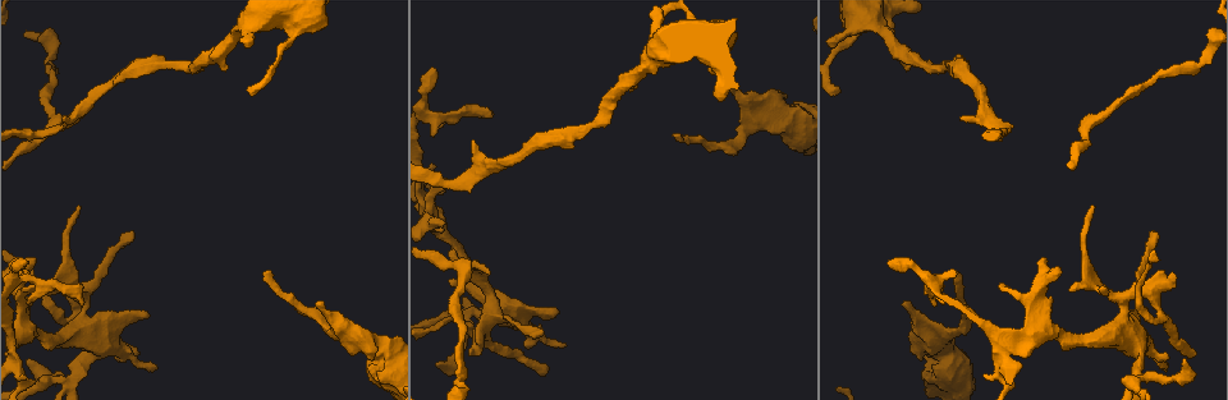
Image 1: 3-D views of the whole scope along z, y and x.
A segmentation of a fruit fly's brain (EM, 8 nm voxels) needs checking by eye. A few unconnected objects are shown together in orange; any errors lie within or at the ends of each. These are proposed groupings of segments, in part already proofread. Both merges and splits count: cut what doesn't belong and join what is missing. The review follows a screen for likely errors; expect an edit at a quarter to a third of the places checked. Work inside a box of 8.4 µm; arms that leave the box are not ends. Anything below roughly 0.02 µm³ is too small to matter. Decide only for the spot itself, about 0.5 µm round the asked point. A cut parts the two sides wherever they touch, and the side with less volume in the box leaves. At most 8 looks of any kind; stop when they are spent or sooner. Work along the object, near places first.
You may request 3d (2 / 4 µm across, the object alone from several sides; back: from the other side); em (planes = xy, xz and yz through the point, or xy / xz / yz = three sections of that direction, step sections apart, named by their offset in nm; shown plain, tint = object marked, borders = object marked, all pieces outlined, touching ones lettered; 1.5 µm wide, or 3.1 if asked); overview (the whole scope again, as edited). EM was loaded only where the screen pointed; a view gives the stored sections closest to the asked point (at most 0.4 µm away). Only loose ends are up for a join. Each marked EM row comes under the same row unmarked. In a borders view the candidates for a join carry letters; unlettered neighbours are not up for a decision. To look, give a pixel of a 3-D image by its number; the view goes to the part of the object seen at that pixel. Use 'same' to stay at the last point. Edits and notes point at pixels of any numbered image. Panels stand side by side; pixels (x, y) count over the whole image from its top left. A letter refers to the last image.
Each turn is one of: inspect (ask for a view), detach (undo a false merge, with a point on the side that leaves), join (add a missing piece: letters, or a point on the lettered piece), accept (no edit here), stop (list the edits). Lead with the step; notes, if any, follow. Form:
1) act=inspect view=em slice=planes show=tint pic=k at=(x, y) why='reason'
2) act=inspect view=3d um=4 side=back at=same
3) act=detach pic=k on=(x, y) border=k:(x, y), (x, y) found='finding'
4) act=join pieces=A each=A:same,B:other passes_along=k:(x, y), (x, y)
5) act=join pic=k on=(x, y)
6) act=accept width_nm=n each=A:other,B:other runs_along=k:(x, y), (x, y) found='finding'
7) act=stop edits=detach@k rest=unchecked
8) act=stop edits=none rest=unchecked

act=inspect view=em slice=xz step=4 show=borders pic=1 at=(888, 260) why='free end'

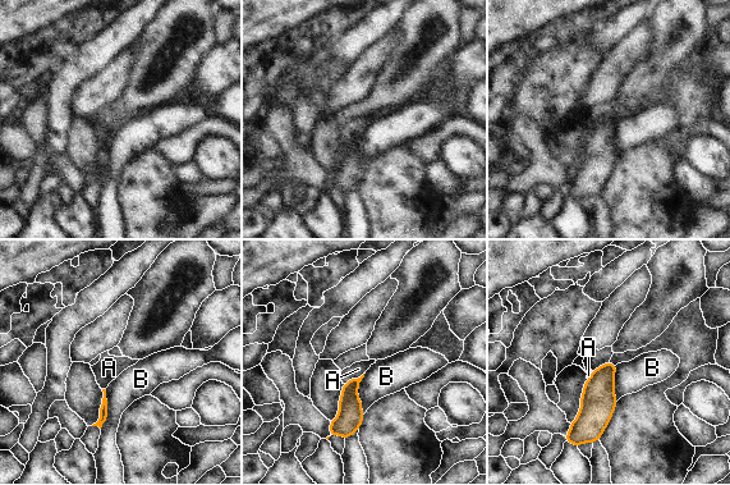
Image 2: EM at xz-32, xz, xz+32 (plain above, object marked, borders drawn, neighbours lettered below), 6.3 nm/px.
act=inspect view=em slice=planes show=borders at=same

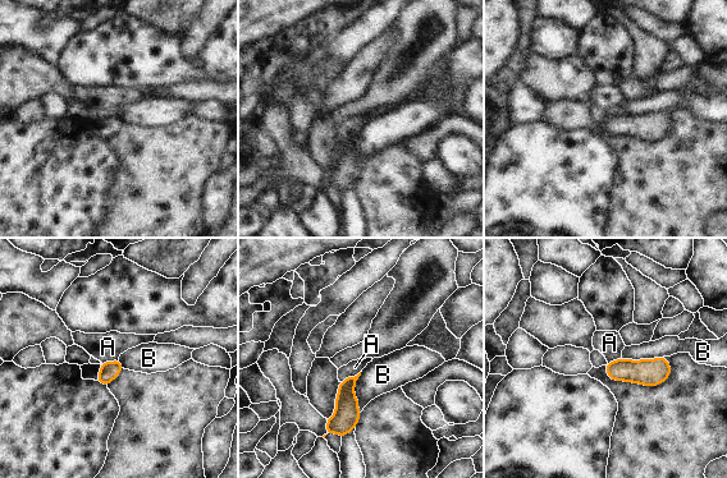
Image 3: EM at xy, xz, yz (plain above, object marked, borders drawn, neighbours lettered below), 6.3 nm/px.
act=accept each=A:other,B:other border=3:(360, 371), (341, 382) found='none of them fits'

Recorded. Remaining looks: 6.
act=inspect view=3d um=4 pic=1 at=(961, 326)

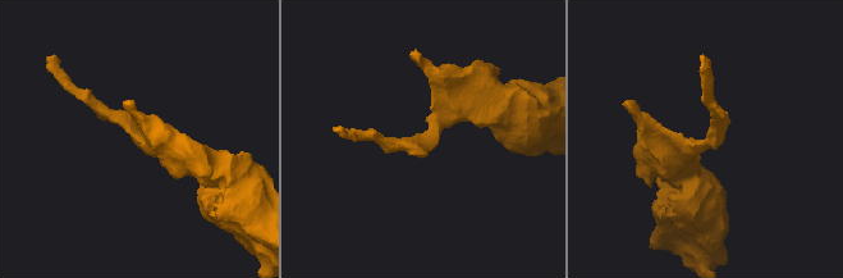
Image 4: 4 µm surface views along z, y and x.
act=inspect view=em um=3.1 slice=planes show=borders pic=4 at=(138, 142) arm_widths_nm=170,420 why='need the tissue'

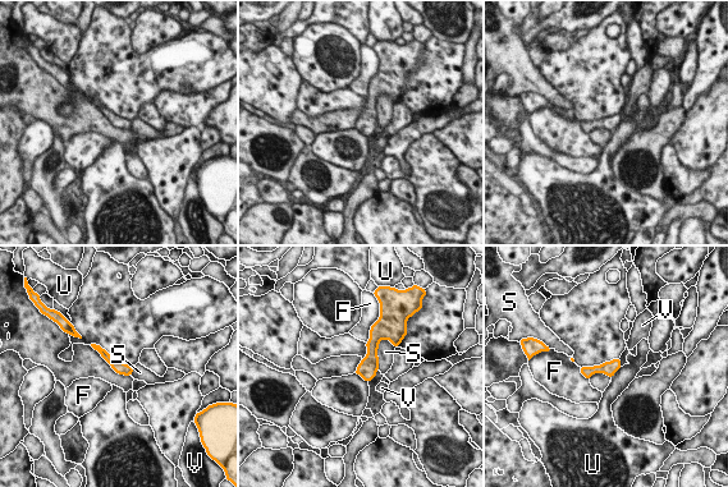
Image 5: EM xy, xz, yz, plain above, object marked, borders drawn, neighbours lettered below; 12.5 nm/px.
act=accept width_nm=160 each=F:other,S:other,U:other,V:other border=5:(355, 373), (358, 373), (367, 382) found='all the same cell'

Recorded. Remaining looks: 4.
act=inspect view=em slice=planes show=borders pic=1 at=(489, 270) why='tapers out'

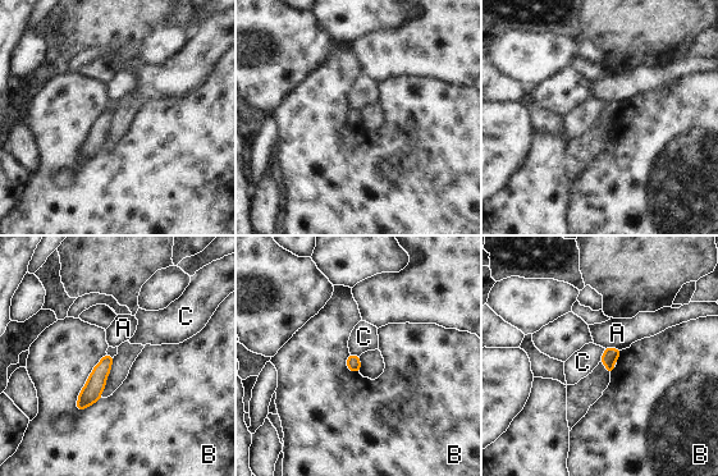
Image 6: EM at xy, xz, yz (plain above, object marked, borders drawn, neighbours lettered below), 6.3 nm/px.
act=accept longest_contact=B:420nm each=A:other,B:other,C:other found='no lettered piece goes on from it'

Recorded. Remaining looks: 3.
act=stop edits=none rest=unchecked

